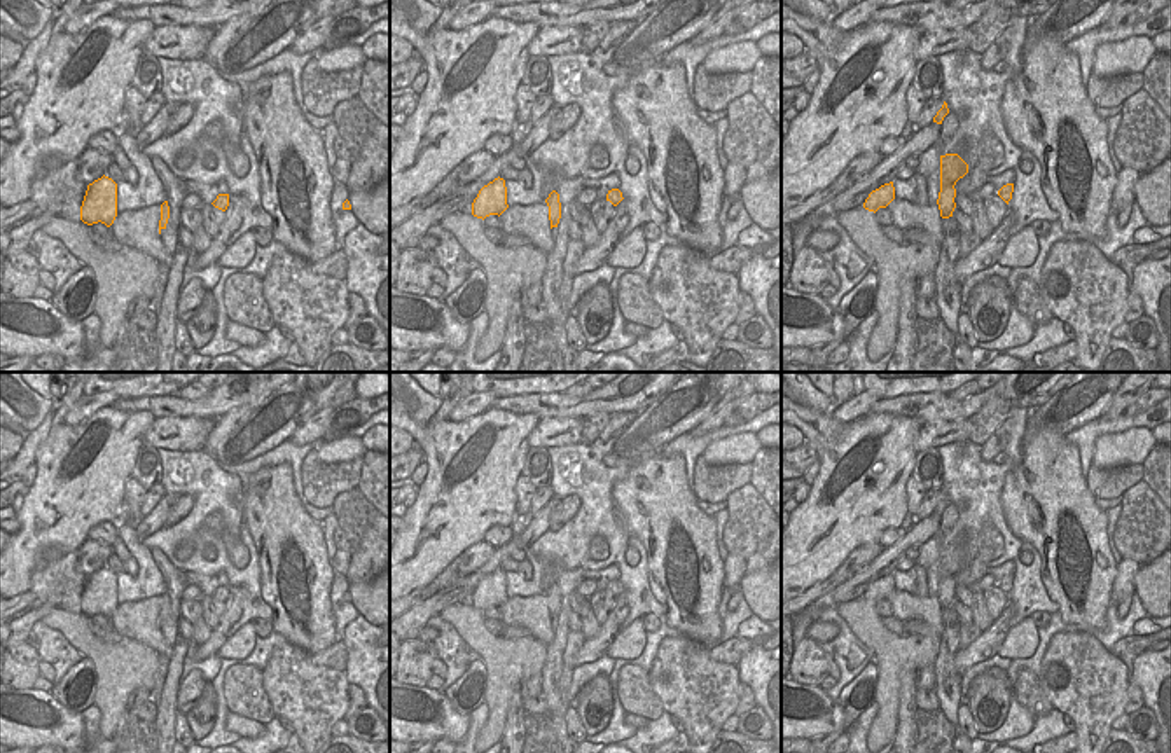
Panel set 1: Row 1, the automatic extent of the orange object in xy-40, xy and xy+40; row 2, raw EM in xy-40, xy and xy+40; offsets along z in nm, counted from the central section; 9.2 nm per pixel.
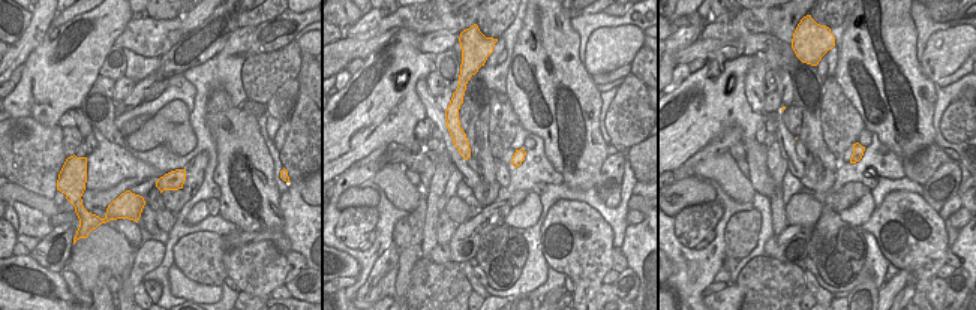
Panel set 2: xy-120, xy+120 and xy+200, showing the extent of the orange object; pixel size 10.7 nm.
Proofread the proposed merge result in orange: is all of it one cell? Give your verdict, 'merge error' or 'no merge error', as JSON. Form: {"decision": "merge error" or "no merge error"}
{"decision": "no merge error"}

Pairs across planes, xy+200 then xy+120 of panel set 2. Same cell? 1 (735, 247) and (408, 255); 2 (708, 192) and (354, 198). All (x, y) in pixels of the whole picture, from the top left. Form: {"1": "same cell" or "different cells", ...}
{"1": "different cells", "2": "same cell"}

